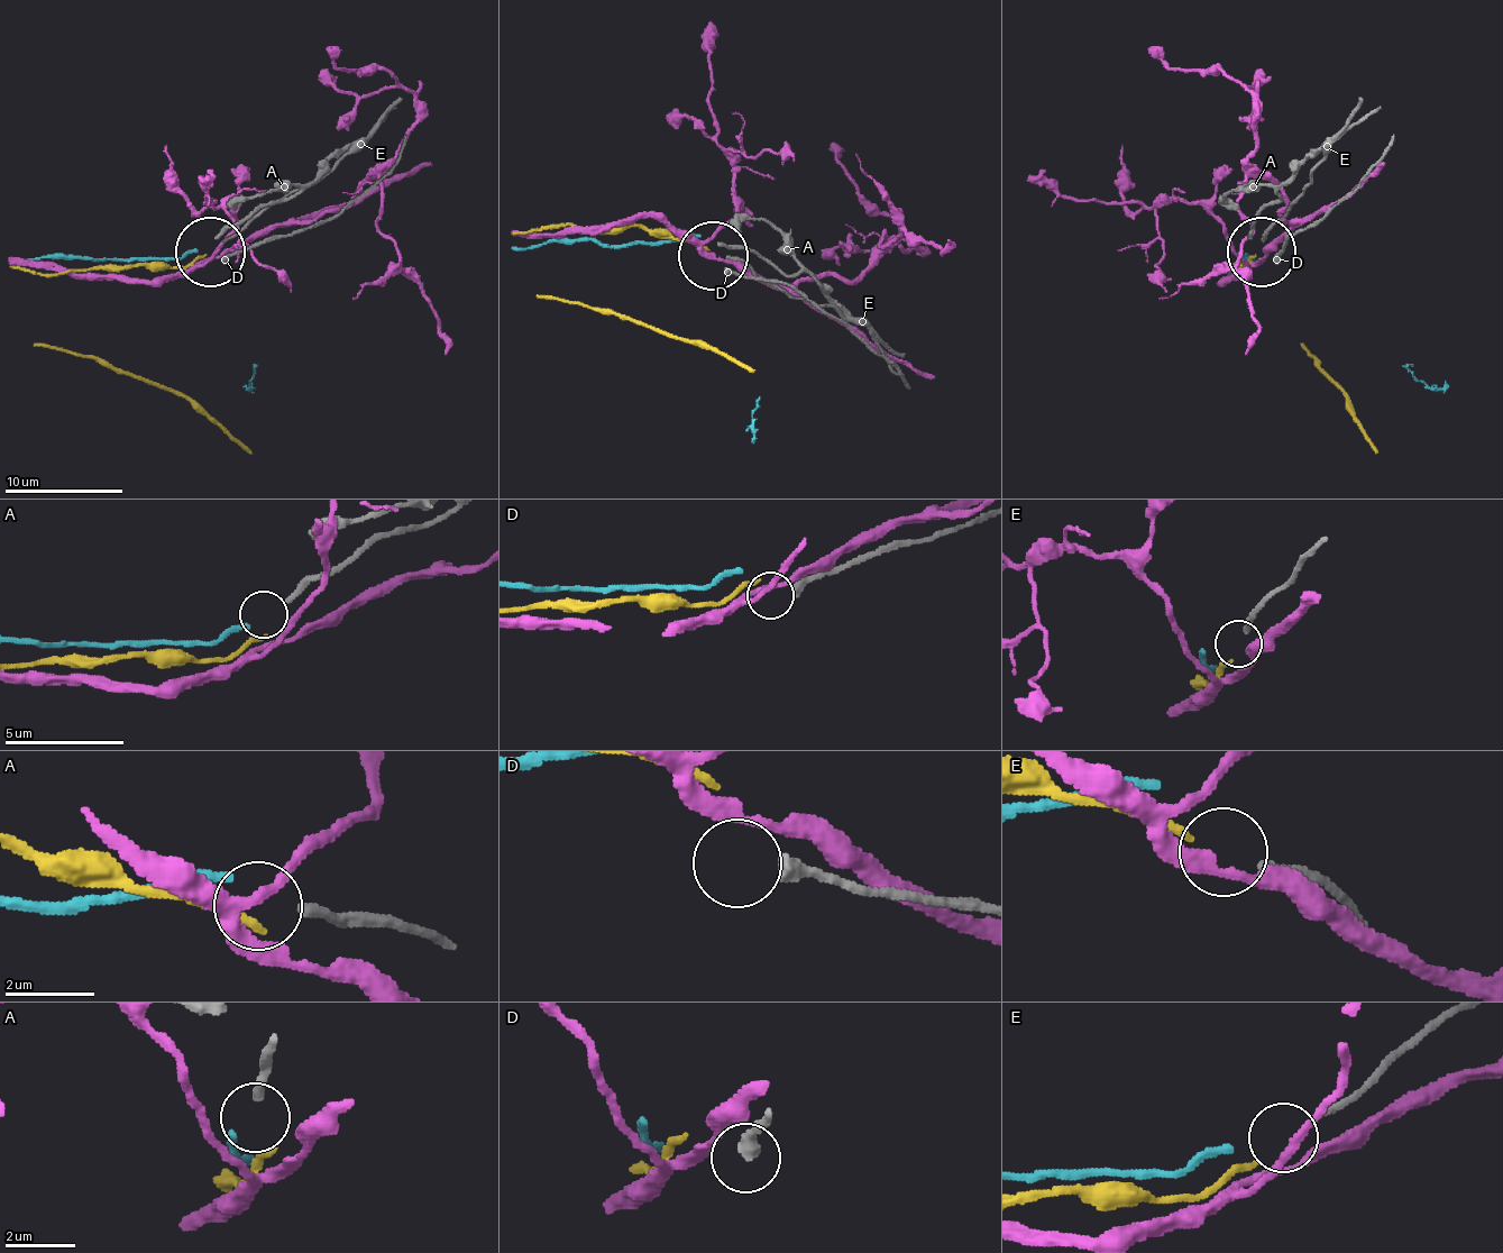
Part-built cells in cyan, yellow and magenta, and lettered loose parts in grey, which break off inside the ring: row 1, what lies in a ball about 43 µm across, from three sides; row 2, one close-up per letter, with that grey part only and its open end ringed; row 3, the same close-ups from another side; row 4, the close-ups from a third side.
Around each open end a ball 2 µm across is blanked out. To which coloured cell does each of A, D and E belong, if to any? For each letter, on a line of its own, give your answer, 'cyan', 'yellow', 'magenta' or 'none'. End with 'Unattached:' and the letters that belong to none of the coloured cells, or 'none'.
A: cyan
D: none
E: yellow
Unattached: D

